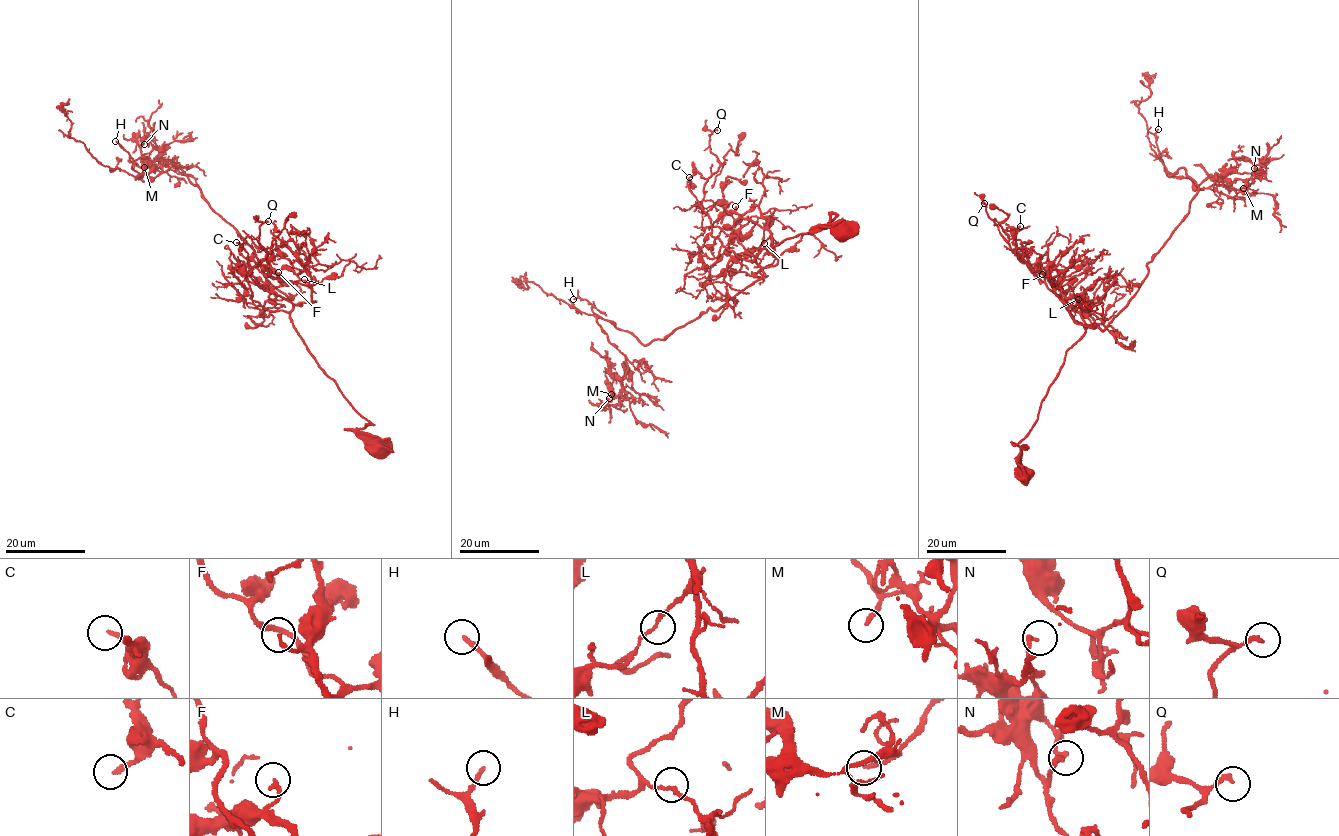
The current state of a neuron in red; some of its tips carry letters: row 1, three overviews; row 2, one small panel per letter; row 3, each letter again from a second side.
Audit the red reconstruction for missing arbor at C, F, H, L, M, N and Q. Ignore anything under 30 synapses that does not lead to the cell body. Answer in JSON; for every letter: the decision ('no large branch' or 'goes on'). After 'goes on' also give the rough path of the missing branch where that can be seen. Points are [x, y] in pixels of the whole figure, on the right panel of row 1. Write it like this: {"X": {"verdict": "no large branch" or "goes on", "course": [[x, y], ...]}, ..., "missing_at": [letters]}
{"C": {"verdict": "no large branch"}, "F": {"verdict": "no large branch"}, "H": {"verdict": "goes on", "course": [[1158, 129], [1149, 103], [1155, 92], [1154, 87], [1144, 71], [1148, 65], [1146, 56], [1161, 55], [1167, 49]]}, "L": {"verdict": "no large branch"}, "M": {"verdict": "goes on", "course": [[1243, 188], [1235, 184], [1241, 171], [1228, 159], [1233, 155]]}, "N": {"verdict": "no large branch"}, "Q": {"verdict": "no large branch"}, "missing_at": ["H", "M"]}

